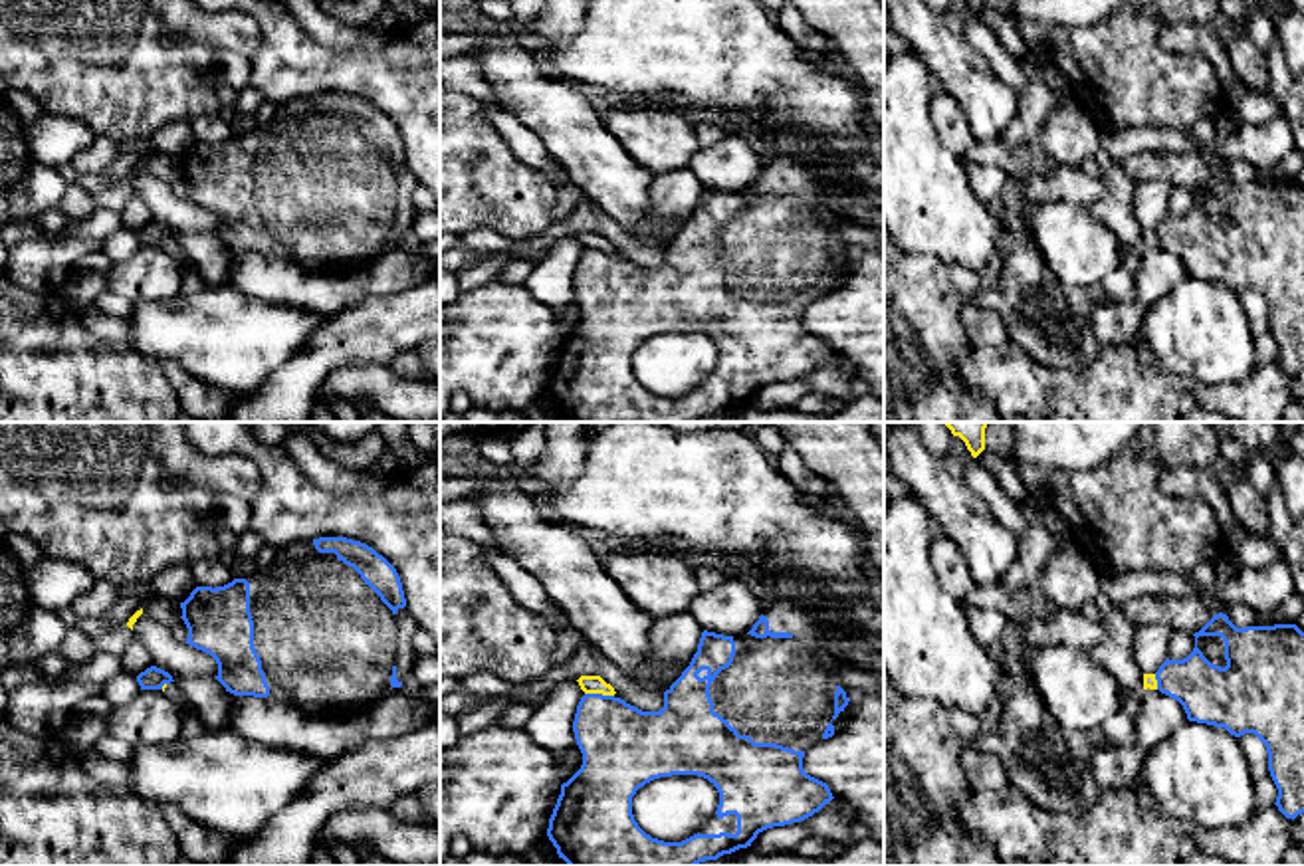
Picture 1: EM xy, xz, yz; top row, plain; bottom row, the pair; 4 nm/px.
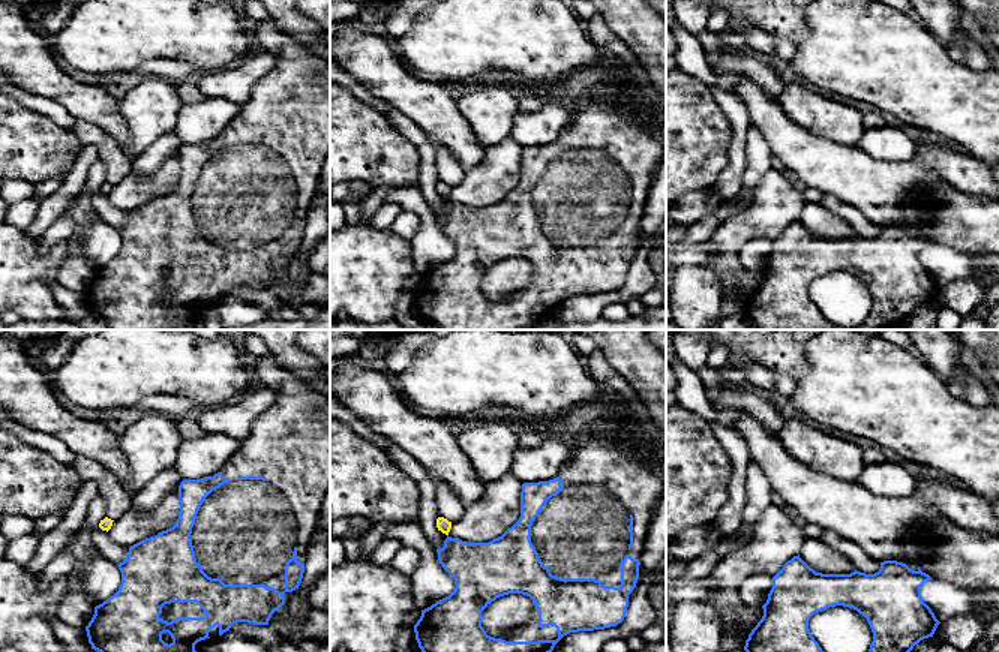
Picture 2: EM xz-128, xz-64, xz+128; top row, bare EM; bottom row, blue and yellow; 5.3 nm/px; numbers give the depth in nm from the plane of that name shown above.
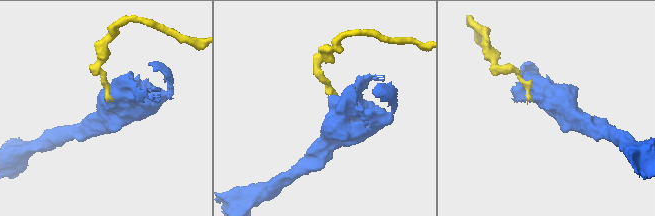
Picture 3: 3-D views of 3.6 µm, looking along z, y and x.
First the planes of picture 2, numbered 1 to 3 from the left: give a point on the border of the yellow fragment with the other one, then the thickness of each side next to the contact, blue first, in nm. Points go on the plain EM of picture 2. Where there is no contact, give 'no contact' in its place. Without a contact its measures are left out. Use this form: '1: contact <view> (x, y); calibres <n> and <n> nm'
1: no contact
2: no contact
3: no contact

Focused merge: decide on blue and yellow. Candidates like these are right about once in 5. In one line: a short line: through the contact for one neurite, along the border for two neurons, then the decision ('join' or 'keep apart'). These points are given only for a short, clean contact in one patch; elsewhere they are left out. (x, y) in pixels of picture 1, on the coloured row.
keep apart

